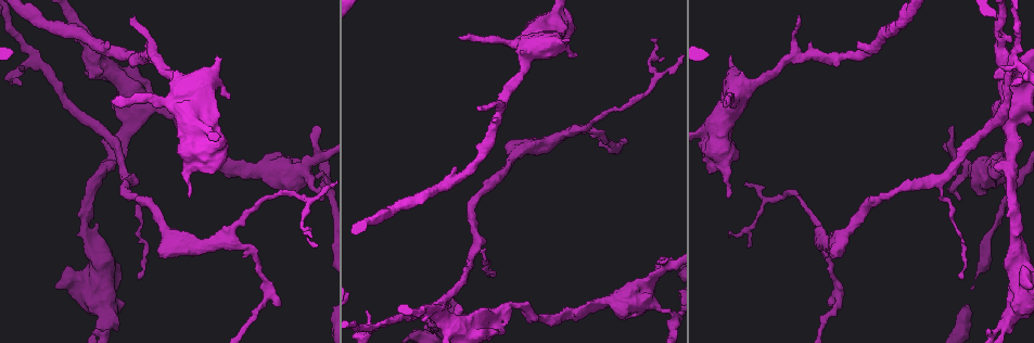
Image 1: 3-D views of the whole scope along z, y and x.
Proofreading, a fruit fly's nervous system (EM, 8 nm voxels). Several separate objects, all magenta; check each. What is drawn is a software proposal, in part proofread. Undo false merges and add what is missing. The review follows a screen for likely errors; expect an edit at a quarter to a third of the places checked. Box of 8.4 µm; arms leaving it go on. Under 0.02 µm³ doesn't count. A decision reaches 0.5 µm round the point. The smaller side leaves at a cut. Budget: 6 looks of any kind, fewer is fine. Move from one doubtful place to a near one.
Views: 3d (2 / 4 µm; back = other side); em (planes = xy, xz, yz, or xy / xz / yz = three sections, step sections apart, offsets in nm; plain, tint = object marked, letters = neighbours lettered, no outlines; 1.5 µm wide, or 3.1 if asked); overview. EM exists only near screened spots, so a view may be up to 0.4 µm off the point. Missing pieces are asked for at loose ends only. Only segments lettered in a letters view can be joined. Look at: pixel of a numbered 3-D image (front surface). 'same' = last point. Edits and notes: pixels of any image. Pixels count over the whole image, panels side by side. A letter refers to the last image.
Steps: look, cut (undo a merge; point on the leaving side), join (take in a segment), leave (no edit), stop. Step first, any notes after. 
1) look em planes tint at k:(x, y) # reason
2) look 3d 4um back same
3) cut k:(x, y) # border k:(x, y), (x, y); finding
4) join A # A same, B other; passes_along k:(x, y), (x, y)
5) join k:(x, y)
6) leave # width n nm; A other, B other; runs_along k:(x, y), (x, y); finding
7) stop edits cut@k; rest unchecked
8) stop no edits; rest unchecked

look 3d 2um at 1:(458, 38) # branch stops here

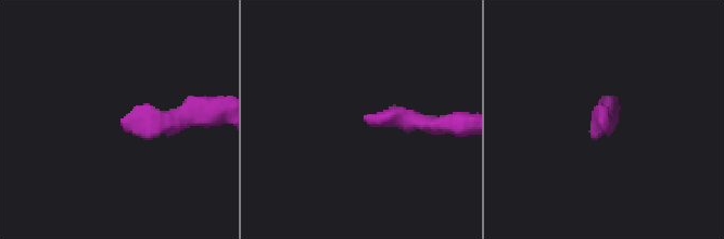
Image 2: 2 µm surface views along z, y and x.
look em planes plain at 2:(366, 119) # now the EM

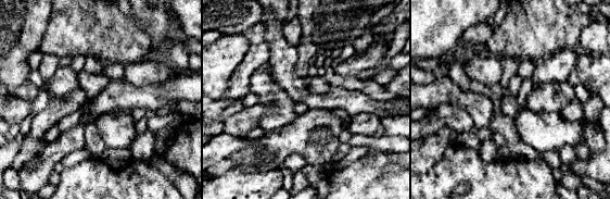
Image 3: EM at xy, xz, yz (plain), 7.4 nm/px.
look em planes letters same

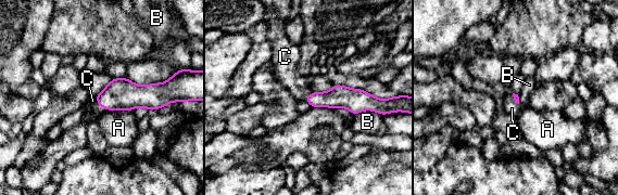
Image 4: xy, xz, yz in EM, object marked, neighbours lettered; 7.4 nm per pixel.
join C # A other, B other, C same; it goes on there

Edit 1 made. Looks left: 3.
look overview # redraw

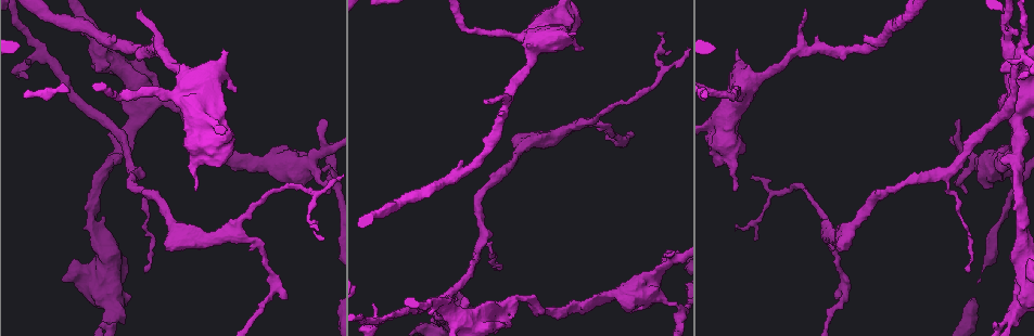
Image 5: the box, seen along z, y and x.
look 3d 2um at 5:(513, 137) # stops while still wide

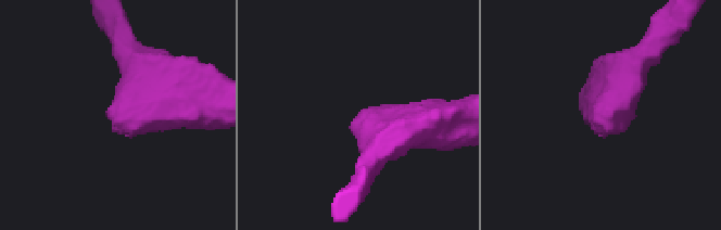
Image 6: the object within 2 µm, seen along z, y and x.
look em yz step 8 letters at 6:(112, 130) # shape alone is not enough

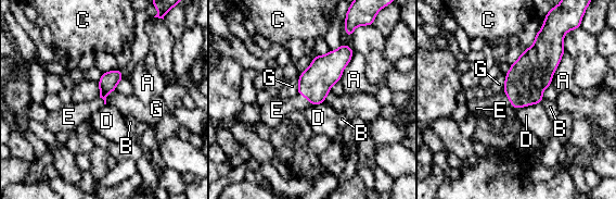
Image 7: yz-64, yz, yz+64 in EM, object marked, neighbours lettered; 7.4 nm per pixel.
join E # A other, B other, C other, D other, E same, G other; passes_along 7:(315, 83), (305, 97), (277, 110); it goes on there

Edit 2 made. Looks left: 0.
stop edits join@4, join@7; rest unchecked

